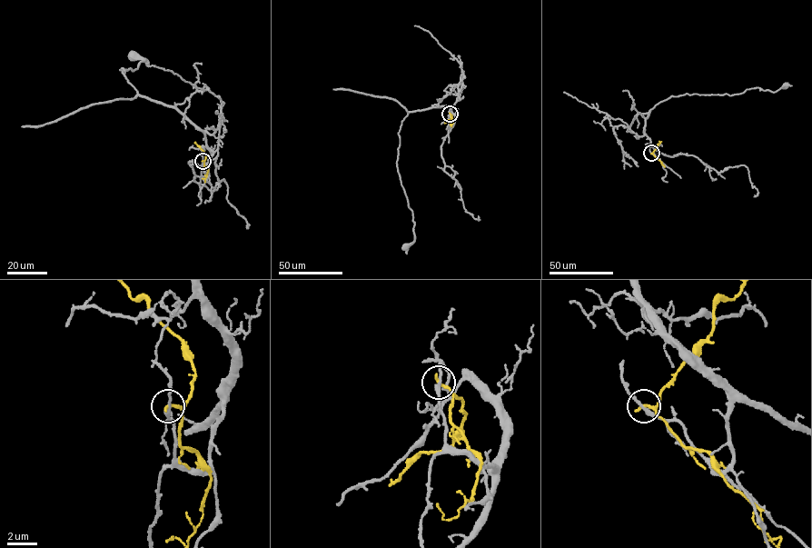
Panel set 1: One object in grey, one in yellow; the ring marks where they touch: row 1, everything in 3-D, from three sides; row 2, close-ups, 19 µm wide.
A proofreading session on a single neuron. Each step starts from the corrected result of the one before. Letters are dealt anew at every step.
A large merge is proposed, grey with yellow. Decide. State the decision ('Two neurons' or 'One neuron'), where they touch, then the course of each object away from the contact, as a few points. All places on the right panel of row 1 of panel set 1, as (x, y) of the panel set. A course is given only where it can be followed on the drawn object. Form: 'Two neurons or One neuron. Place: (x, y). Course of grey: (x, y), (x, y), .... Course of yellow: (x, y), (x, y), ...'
Two neurons. Place: (651, 153). Course of grey: (651, 153), (658, 158), (644, 133), (645, 120), (671, 96), (732, 95), (756, 87), (774, 92), (784, 85). Course of yellow: (651, 153), (662, 164)

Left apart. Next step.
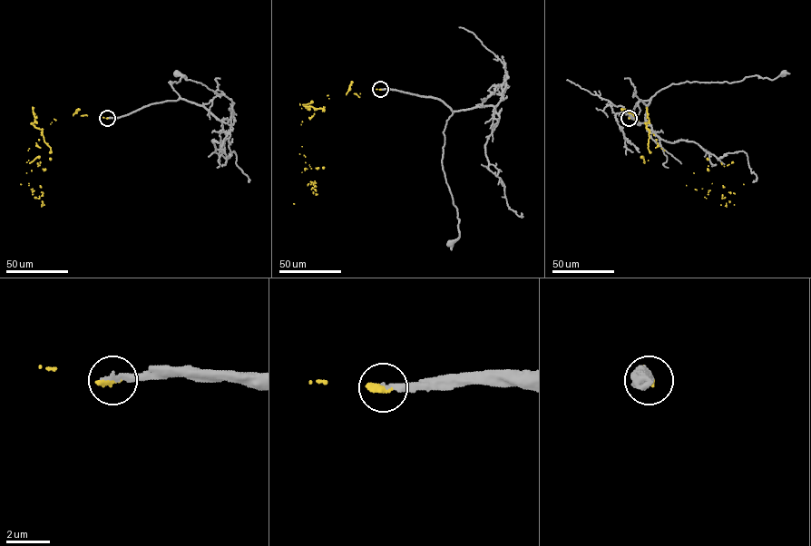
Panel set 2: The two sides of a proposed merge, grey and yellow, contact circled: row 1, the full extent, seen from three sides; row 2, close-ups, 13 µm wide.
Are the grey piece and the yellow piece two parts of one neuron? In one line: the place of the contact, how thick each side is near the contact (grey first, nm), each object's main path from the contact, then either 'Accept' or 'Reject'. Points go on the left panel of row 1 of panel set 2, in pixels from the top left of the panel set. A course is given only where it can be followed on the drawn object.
Place: (107, 118). Thickness 280 nm (grey) against 260 nm. Course of grey: (107, 118), (176, 101), (180, 95), (169, 82), (186, 78), (176, 73). Course of yellow: (107, 118), (56, 120), (43, 129), (36, 145), (28, 150), (32, 190), (40, 186), (43, 192), (20, 184). Accept

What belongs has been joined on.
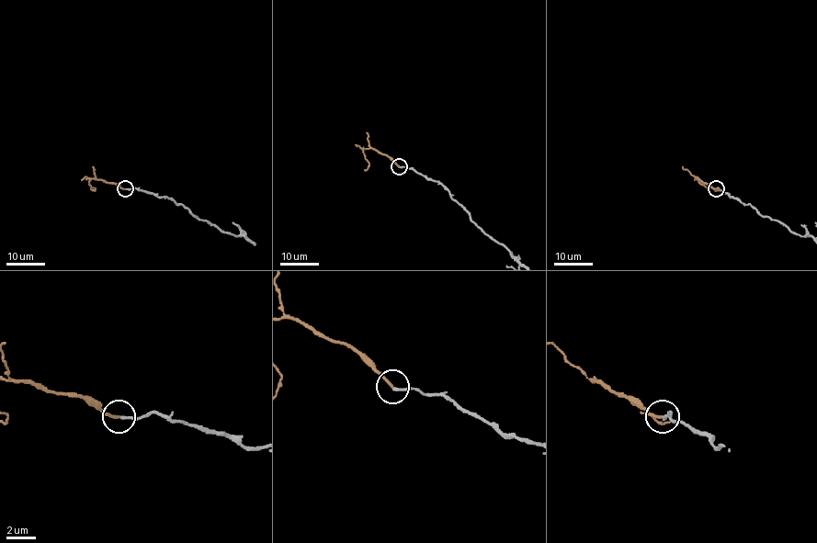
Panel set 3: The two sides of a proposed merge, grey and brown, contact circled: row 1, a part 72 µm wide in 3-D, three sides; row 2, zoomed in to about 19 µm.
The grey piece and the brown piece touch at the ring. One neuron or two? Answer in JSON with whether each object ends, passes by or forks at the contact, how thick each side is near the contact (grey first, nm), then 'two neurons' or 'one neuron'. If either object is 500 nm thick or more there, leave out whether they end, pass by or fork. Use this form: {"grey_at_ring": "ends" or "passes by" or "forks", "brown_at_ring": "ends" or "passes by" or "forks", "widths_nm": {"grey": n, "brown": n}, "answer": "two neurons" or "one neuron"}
{"grey_at_ring": "ends", "brown_at_ring": "ends", "widths_nm": {"grey": 200, "brown": 170}, "answer": "one neuron"}

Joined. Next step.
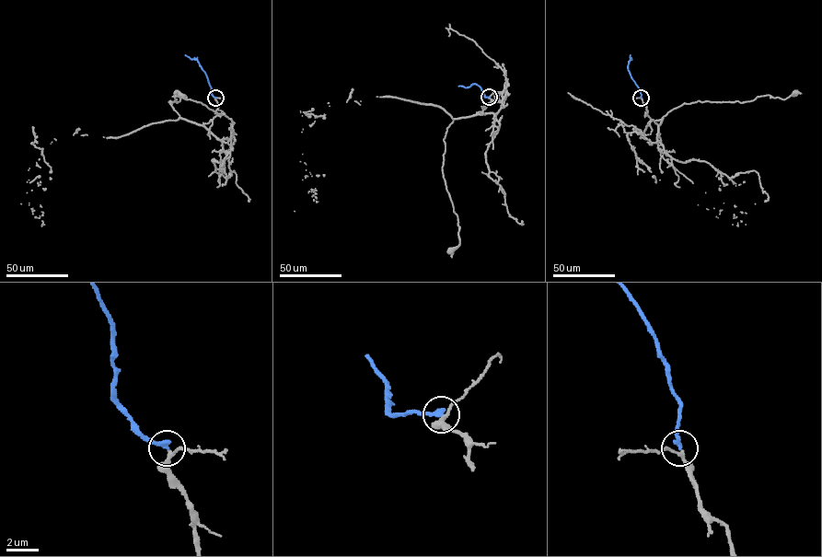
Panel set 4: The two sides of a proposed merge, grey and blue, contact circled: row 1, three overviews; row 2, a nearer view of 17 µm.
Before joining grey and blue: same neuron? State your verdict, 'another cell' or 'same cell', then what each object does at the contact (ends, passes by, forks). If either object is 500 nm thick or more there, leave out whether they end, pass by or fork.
same cell; grey passes by; blue ends

